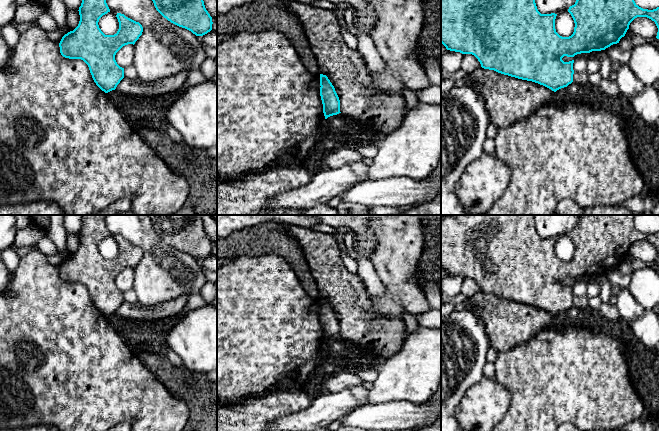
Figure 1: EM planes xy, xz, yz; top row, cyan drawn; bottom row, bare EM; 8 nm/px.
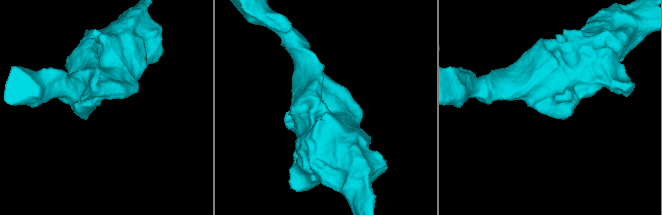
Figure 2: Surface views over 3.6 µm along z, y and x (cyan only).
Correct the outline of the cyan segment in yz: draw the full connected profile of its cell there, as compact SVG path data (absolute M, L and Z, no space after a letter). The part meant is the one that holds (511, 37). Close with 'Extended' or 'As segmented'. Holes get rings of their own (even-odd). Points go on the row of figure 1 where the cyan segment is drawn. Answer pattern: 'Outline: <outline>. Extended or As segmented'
Outline: M441 0L441 43L447 50L474 55L484 69L532 81L556 92L573 82L574 60L564 62L564 56L601 51L619 43L635 18L647 17L654 21L659 39L659 7L643 9L634 0L576 0L568 12L575 23L574 32L569 37L562 37L555 29L557 14L541 14L535 0Z. As segmented

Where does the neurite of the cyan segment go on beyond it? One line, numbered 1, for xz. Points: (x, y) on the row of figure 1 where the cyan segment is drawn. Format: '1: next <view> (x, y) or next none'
1: next none

